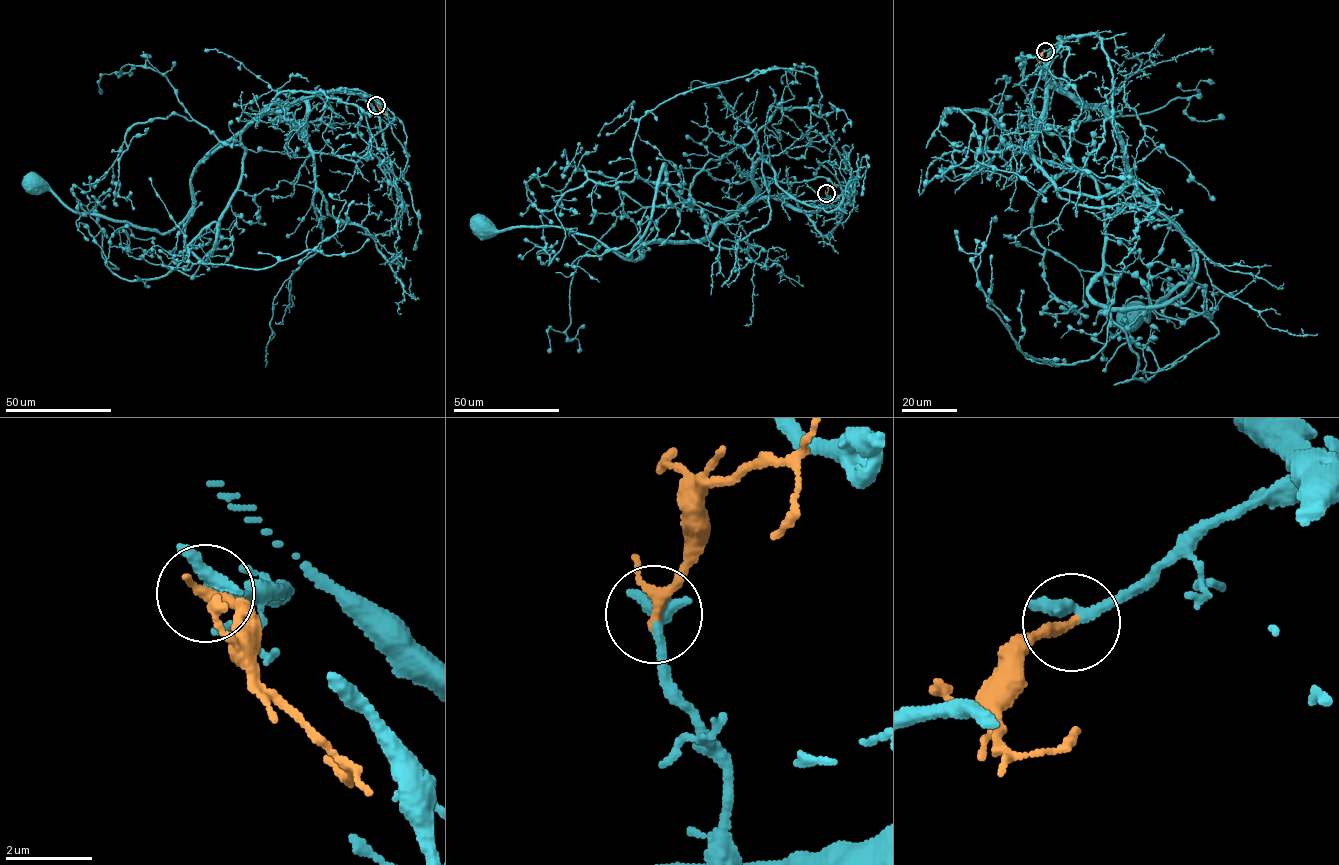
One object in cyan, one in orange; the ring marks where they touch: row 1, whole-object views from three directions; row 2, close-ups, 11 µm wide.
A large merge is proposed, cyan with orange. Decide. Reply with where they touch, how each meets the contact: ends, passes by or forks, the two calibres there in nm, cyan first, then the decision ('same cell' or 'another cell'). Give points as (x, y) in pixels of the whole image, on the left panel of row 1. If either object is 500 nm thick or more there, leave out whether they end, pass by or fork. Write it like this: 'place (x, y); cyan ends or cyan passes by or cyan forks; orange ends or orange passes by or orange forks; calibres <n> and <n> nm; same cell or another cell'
place (376, 105); cyan ends; orange passes by; calibres 440 and 220 nm; same cell

